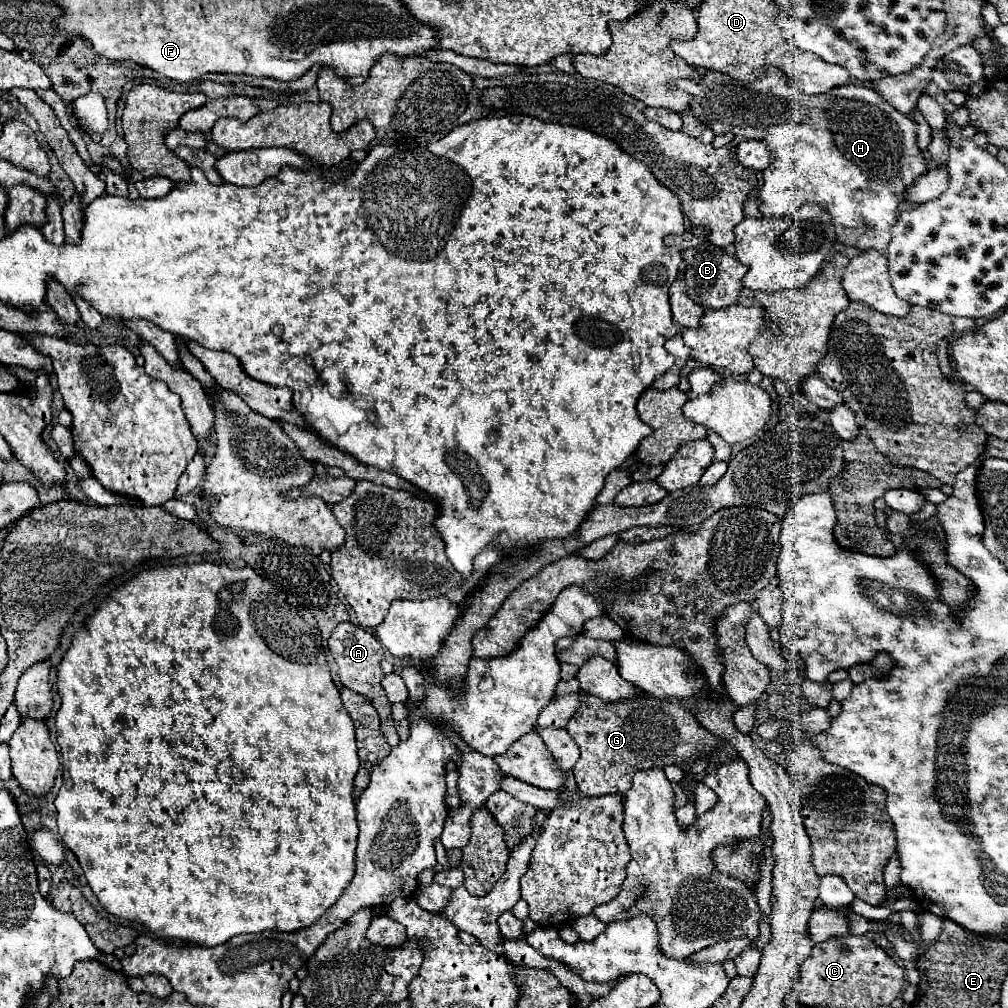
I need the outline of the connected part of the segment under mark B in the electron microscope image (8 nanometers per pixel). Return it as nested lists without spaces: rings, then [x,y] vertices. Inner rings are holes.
[[[708,242],[696,248],[684,250],[682,258],[684,260],[680,266],[680,274],[686,282],[686,294],[690,296],[690,300],[694,300],[702,308],[712,308],[712,310],[720,310],[736,304],[738,294],[744,290],[740,280],[748,272],[748,268],[740,260],[736,260],[734,256],[728,256],[722,248],[716,248],[714,244],[708,244]]]

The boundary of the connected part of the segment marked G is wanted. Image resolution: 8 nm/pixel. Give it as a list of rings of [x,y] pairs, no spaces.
[[[586,694],[576,712],[578,716],[566,726],[580,748],[580,758],[572,770],[578,790],[590,798],[604,794],[624,796],[638,770],[682,764],[692,756],[716,752],[720,742],[686,708],[684,700],[658,700],[648,694],[618,702],[604,702]]]

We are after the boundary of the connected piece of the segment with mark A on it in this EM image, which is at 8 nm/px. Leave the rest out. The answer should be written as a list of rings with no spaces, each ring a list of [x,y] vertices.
[[[342,622],[342,624],[338,624],[334,628],[328,644],[330,644],[330,652],[332,652],[334,660],[340,666],[340,682],[342,682],[342,686],[346,686],[346,688],[350,688],[350,690],[366,696],[374,704],[374,708],[380,714],[382,734],[386,736],[386,740],[388,740],[390,746],[398,746],[400,738],[396,734],[394,720],[390,716],[390,702],[386,698],[386,692],[384,692],[382,684],[380,684],[382,678],[384,678],[384,674],[380,670],[380,660],[384,658],[384,650],[382,650],[380,642],[376,640],[376,636],[372,636],[370,632],[366,632],[364,628],[352,624],[352,622]]]

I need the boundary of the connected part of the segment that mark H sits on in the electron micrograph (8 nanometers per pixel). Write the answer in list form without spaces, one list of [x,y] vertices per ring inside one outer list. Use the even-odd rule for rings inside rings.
[[[768,68],[766,70],[766,76],[756,80],[756,82],[750,82],[750,84],[744,84],[740,80],[734,80],[722,72],[702,72],[702,80],[700,82],[694,82],[694,80],[674,80],[674,86],[686,90],[694,100],[692,100],[692,106],[694,110],[690,110],[692,116],[696,116],[702,124],[706,124],[708,128],[712,128],[714,134],[724,134],[724,132],[732,132],[734,136],[738,138],[746,138],[746,140],[762,140],[766,144],[770,144],[770,148],[774,150],[776,158],[774,162],[770,164],[770,168],[764,170],[764,186],[760,190],[760,214],[762,216],[780,216],[780,214],[794,214],[804,202],[810,202],[810,204],[820,204],[828,216],[830,216],[830,222],[834,224],[834,234],[836,234],[836,242],[844,244],[844,246],[854,246],[858,248],[860,252],[864,250],[878,250],[880,254],[886,256],[886,248],[888,248],[888,242],[890,242],[890,228],[894,226],[896,218],[898,218],[898,206],[904,202],[902,196],[906,196],[906,188],[910,188],[910,184],[914,184],[914,180],[918,180],[918,176],[922,176],[922,172],[928,170],[928,164],[926,164],[926,158],[924,154],[920,152],[918,148],[918,140],[916,140],[916,124],[914,120],[910,120],[908,116],[896,112],[888,102],[884,102],[872,88],[866,88],[866,86],[856,86],[856,84],[844,84],[844,86],[838,86],[838,88],[832,88],[830,92],[826,94],[820,94],[820,96],[808,96],[804,94],[796,84],[788,84],[786,82],[786,76],[778,70],[778,68]]]

